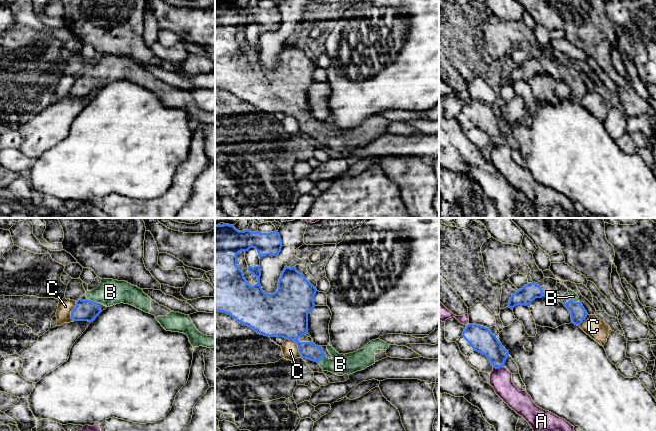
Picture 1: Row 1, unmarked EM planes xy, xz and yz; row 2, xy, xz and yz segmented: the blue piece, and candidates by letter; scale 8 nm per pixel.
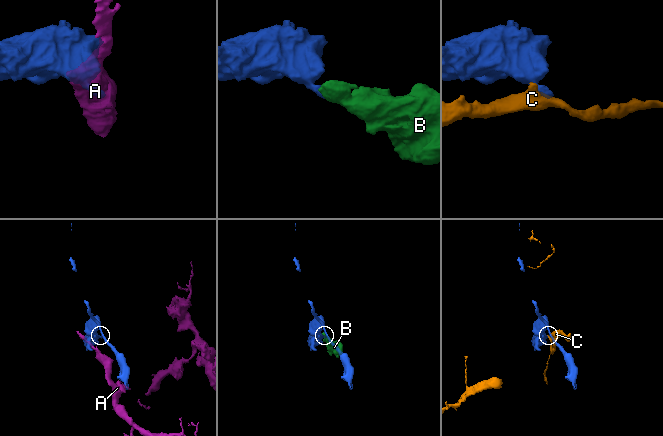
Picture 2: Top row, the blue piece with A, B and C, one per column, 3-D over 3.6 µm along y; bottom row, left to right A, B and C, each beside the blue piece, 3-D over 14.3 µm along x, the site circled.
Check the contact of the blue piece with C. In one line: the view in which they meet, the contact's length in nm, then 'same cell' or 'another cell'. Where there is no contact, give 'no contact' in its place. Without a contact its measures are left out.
xz | 220 nm | another cell

